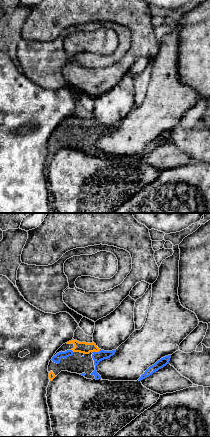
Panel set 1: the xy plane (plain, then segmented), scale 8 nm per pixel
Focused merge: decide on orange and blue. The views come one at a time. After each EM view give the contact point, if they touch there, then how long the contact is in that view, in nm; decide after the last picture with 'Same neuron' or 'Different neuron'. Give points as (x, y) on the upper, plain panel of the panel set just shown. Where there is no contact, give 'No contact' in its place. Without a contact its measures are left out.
Touches orange at (96, 127). Shared border 80 nm

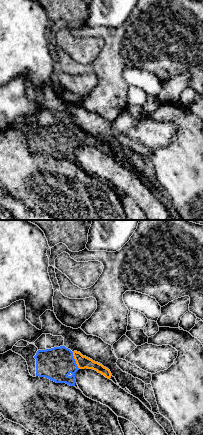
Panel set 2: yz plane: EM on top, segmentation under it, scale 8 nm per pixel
Touches orange at (75, 136). Shared border 150 nm

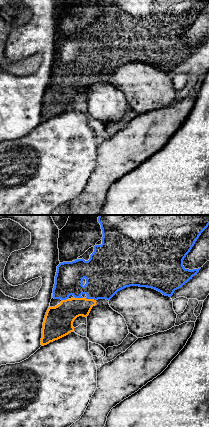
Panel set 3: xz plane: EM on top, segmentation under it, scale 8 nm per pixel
Touches orange at (90, 75). Shared border 90 nm

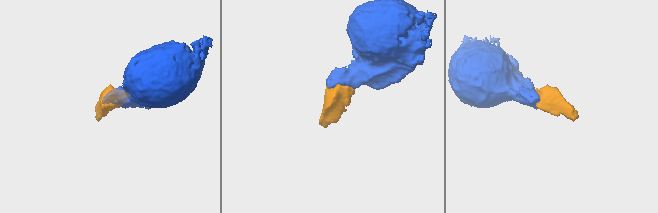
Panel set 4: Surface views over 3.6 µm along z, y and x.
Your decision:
Same neuron

